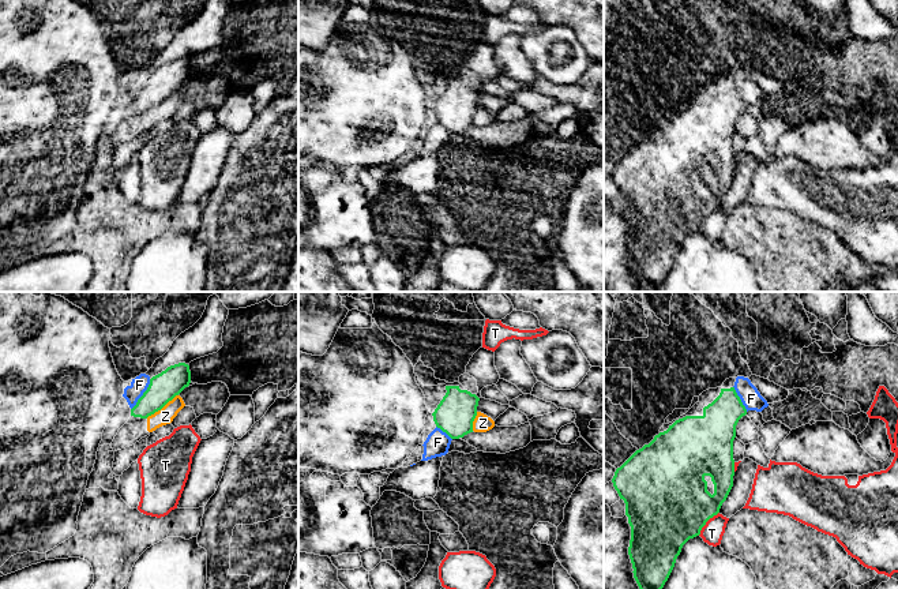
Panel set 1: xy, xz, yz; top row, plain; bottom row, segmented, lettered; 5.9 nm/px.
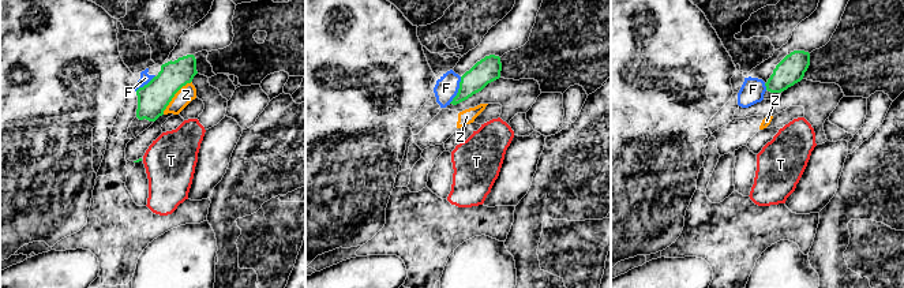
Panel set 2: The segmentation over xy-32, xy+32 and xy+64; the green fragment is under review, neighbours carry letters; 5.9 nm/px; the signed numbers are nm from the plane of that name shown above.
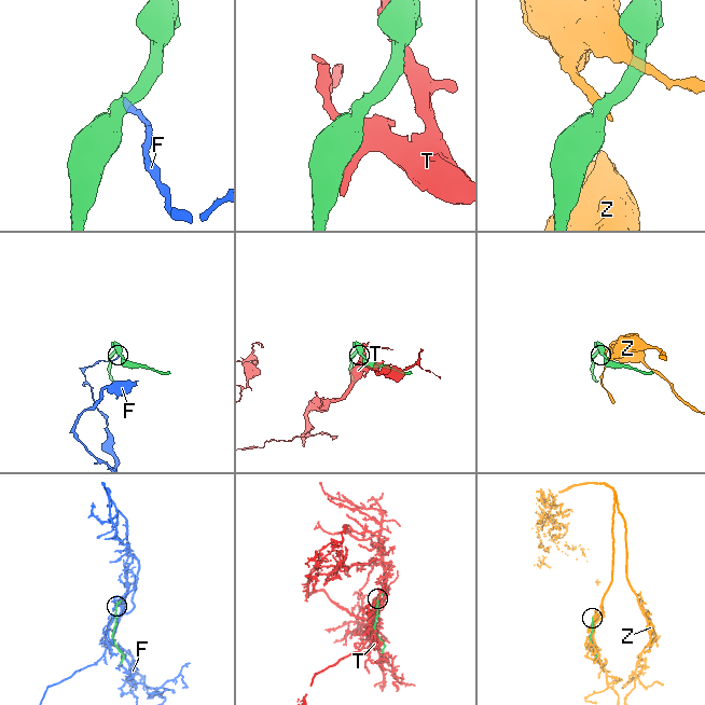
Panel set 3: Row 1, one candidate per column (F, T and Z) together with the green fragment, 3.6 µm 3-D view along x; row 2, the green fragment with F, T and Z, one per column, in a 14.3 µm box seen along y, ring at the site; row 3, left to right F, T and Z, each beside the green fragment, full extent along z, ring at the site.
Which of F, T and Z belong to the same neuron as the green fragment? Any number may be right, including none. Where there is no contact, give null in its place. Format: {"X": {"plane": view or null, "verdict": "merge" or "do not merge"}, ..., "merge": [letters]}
{"F": {"plane": "xy", "verdict": "do not merge"}, "T": {"plane": "yz", "verdict": "do not merge"}, "Z": {"plane": "xy", "verdict": "do not merge"}, "merge": []}

